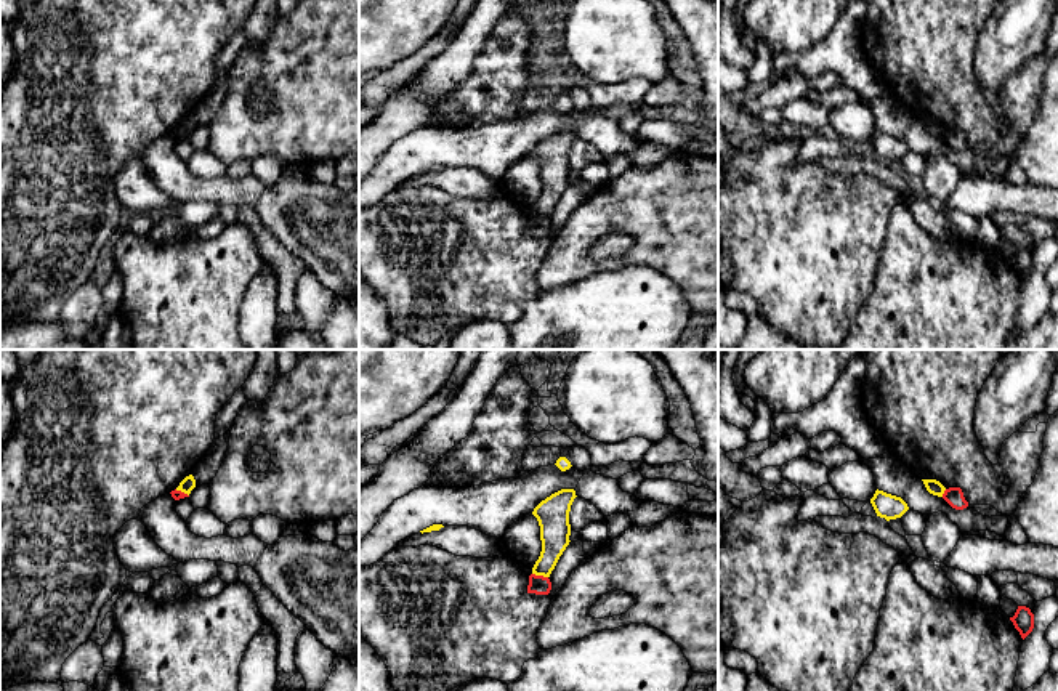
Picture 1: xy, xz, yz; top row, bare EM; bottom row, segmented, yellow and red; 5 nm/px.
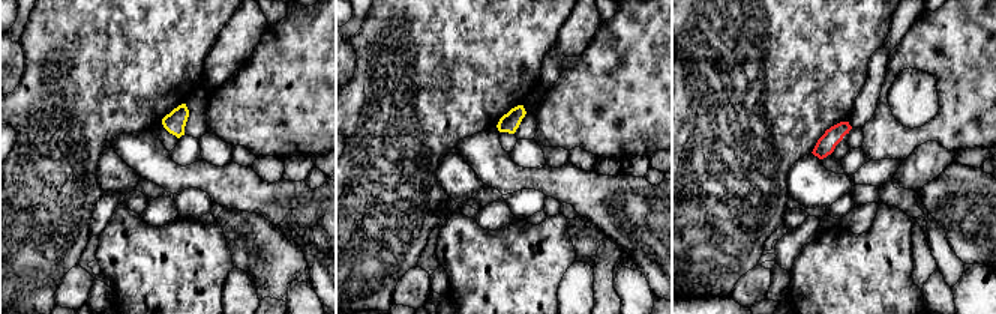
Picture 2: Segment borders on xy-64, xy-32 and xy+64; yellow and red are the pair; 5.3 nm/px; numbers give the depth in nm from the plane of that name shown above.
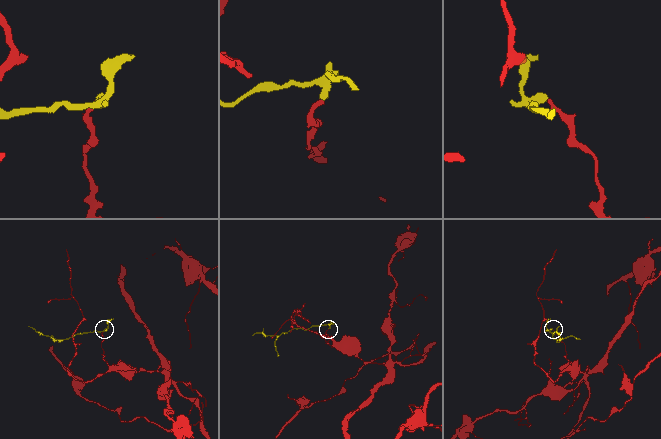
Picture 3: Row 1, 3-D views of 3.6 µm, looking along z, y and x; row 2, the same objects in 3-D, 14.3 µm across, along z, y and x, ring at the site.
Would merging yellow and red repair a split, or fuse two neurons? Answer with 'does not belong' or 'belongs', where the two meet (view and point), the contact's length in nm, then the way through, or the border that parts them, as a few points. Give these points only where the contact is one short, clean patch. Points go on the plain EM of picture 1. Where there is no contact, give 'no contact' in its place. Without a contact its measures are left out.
does not belong | xz (541, 215) | 80 nm | along xz (533, 214), (547, 218)

